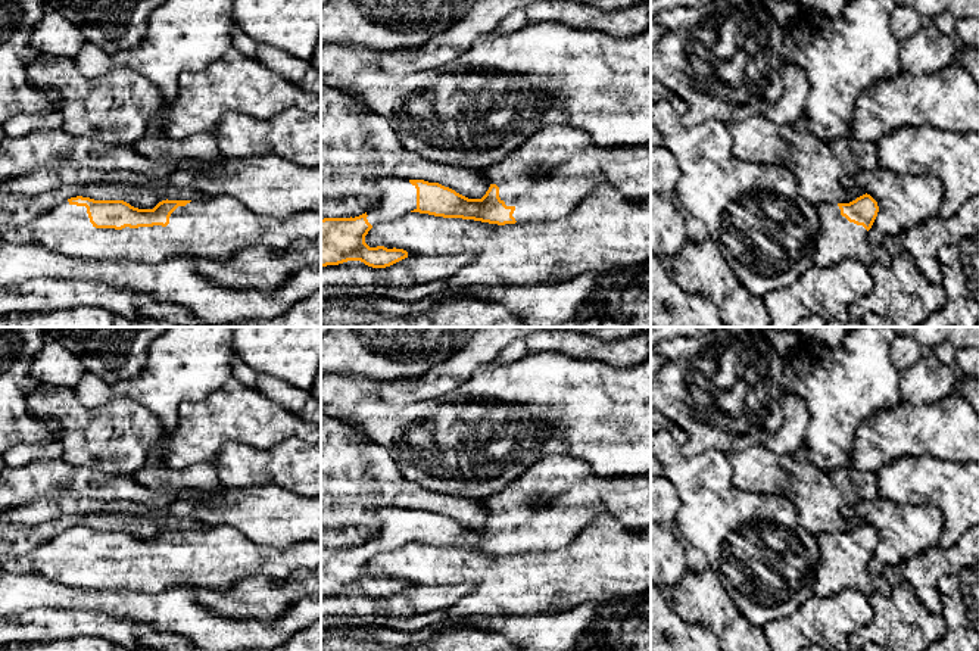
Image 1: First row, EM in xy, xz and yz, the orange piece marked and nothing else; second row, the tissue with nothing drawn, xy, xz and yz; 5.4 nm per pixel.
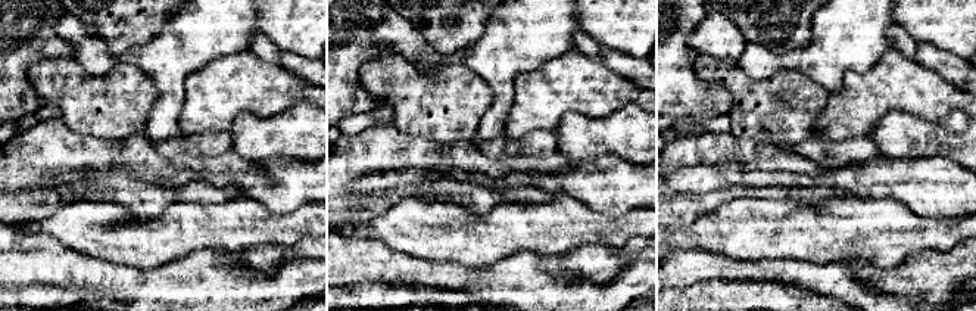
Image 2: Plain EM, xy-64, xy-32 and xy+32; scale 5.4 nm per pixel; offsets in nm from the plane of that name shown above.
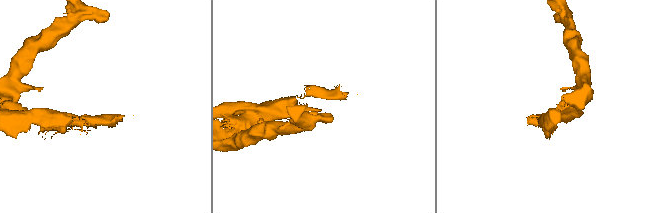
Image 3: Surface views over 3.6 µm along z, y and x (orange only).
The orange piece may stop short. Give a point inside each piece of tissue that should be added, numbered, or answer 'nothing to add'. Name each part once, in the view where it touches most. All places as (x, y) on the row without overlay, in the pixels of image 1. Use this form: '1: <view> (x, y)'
1: xy (217, 558)

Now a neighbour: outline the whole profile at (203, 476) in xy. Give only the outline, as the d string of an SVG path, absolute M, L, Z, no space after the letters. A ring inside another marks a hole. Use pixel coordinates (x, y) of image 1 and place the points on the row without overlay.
M197 462L185 467L184 470L174 470L165 465L144 465L132 476L137 483L152 490L212 490L219 486L218 471L213 462Z

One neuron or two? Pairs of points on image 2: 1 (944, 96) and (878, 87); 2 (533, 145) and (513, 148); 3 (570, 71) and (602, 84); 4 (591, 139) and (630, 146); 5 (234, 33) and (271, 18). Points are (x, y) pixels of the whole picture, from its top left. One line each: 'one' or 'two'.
1: one
2: one
3: one
4: one
5: two

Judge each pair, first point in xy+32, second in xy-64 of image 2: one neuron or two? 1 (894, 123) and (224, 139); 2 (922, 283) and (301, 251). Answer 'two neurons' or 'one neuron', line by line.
1: two neurons
2: one neuron

